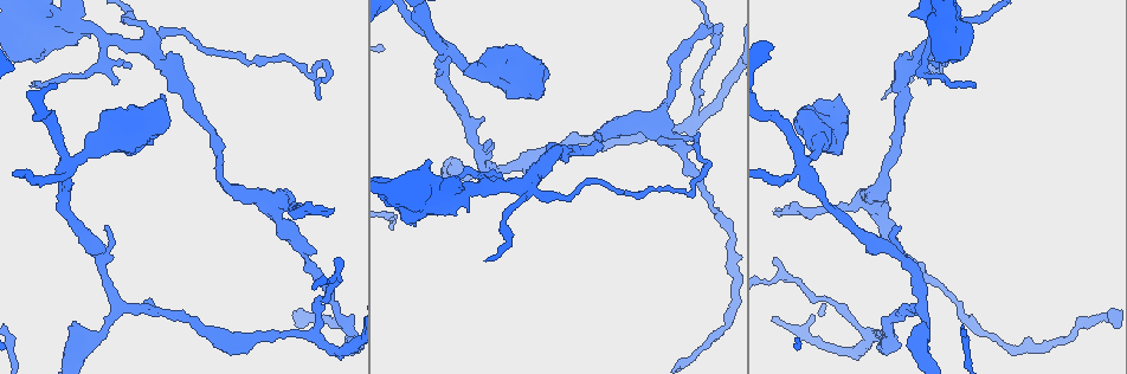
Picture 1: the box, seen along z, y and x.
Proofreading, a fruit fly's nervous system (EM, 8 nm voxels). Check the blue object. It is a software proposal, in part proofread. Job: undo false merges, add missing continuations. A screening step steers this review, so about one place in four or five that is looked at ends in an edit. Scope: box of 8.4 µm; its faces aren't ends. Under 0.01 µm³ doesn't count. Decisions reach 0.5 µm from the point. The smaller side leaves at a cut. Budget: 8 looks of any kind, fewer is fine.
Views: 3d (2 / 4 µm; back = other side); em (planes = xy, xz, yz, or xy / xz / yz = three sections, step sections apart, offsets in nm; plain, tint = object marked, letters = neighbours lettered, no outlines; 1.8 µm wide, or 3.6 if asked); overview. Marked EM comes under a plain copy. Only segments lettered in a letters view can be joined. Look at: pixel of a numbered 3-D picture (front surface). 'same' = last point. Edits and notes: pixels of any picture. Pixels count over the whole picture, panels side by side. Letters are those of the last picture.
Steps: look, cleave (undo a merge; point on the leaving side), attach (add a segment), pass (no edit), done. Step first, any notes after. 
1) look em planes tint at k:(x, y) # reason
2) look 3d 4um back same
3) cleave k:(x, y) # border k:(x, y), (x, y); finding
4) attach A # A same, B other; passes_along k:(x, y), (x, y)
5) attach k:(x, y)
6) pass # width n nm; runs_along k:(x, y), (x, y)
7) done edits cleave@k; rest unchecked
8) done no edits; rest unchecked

look em planes letters at 1:(798, 161) # four arms meet

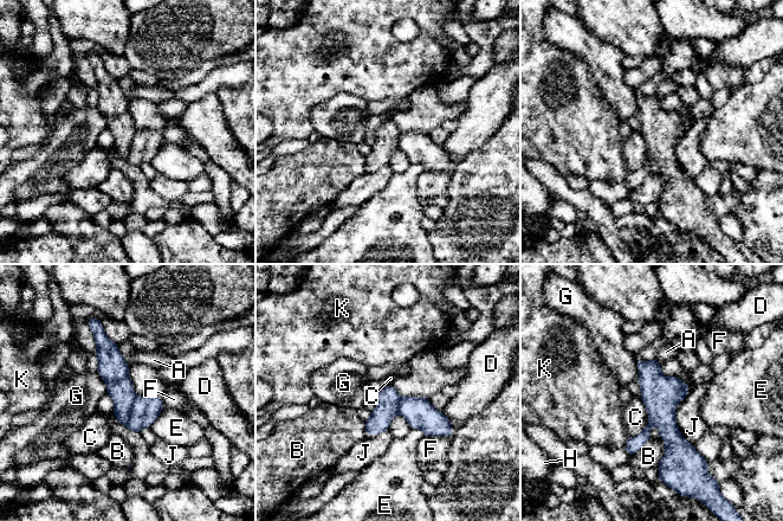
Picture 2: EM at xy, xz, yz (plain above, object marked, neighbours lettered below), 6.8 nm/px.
cleave 2:(144, 411) # width 180 nm; longest_contact C 280 nm; A other, B other, C other, D other, E other, F other, G other, H other, J other, K other; two cells meet here

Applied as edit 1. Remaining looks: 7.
look em planes letters at 1:(113, 314)

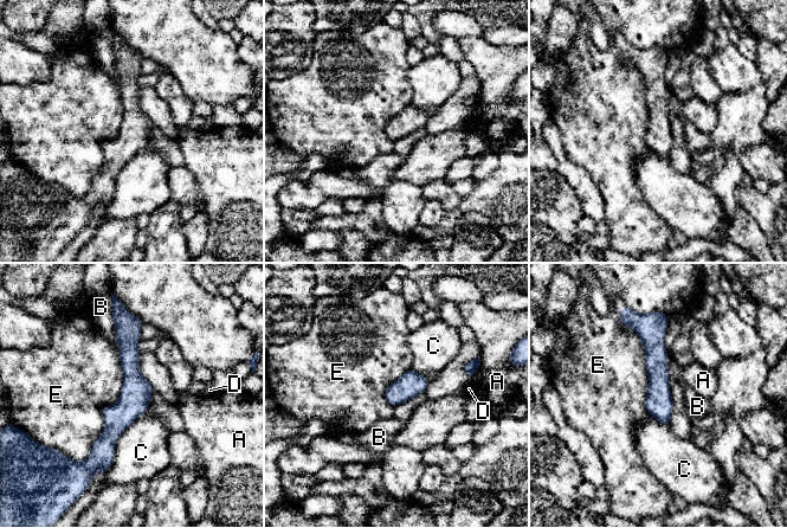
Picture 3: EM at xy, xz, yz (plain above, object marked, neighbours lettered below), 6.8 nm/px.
pass # width 170 nm; A other, B other, C other, D other, E other; runs_along 3:(126, 324), (131, 404), (107, 462); all the same cell

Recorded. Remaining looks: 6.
look em planes tint at 1:(146, 43) # four arms meet

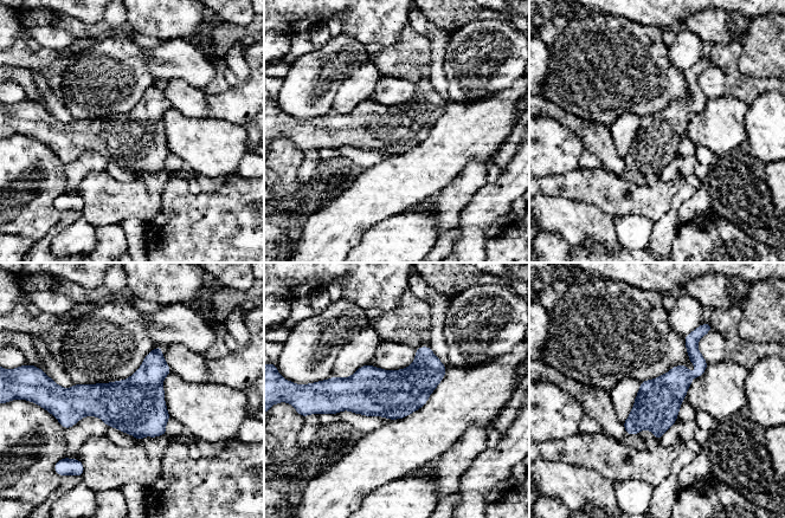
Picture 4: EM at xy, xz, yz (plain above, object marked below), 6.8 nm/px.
look em planes letters same

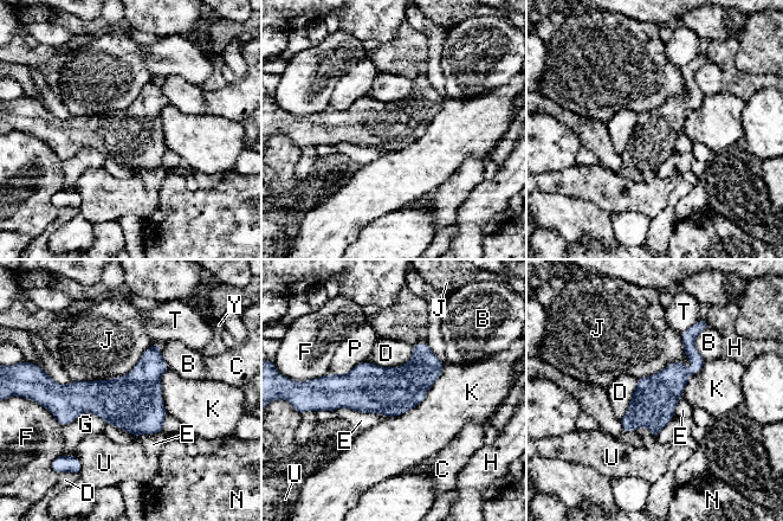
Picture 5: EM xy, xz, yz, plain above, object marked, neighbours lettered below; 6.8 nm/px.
pass # width 300 nm; B other, C other, D other, E other, F other, G other, H other, J other, K other, N other, P other, T other, U other, Y other; runs_along 5:(696, 332), (694, 366), (627, 429); one cell here

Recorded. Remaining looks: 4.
done edits cleave@2; rest unchecked

